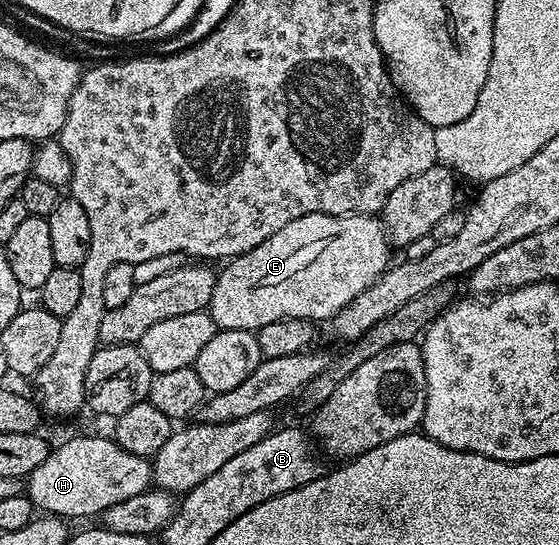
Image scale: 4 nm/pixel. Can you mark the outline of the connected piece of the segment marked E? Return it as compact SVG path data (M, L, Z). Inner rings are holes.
M309 213L289 221L285 229L277 229L273 237L261 241L244 255L237 255L226 264L227 267L215 276L213 297L209 313L216 328L228 331L259 332L265 325L282 319L310 319L312 321L330 321L342 307L349 305L369 285L373 285L387 272L392 262L392 244L389 242L385 227L375 215L326 215Z

